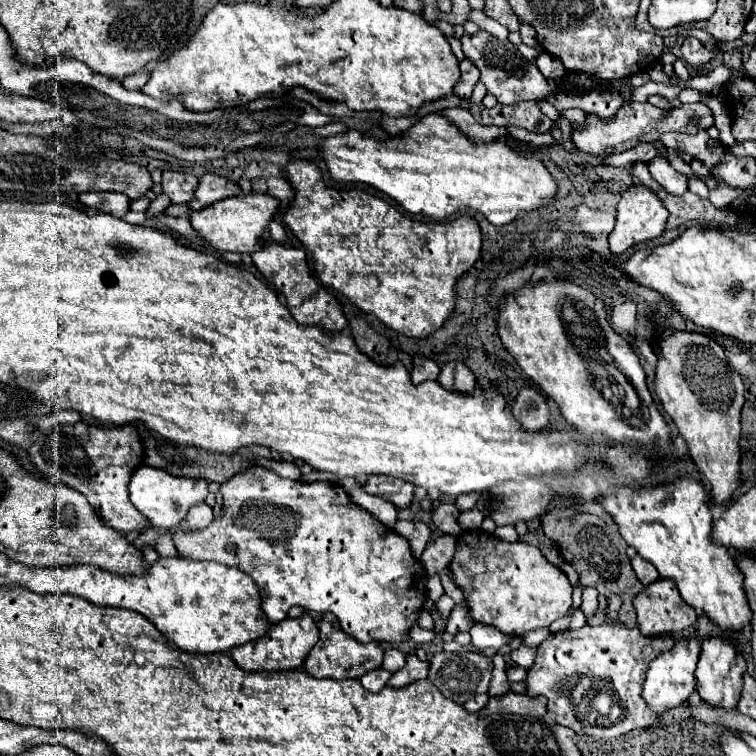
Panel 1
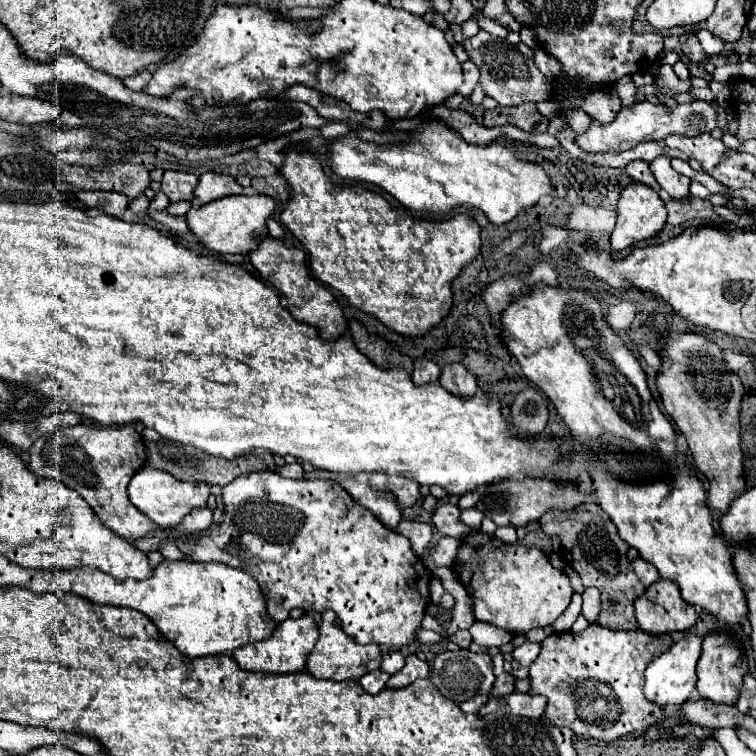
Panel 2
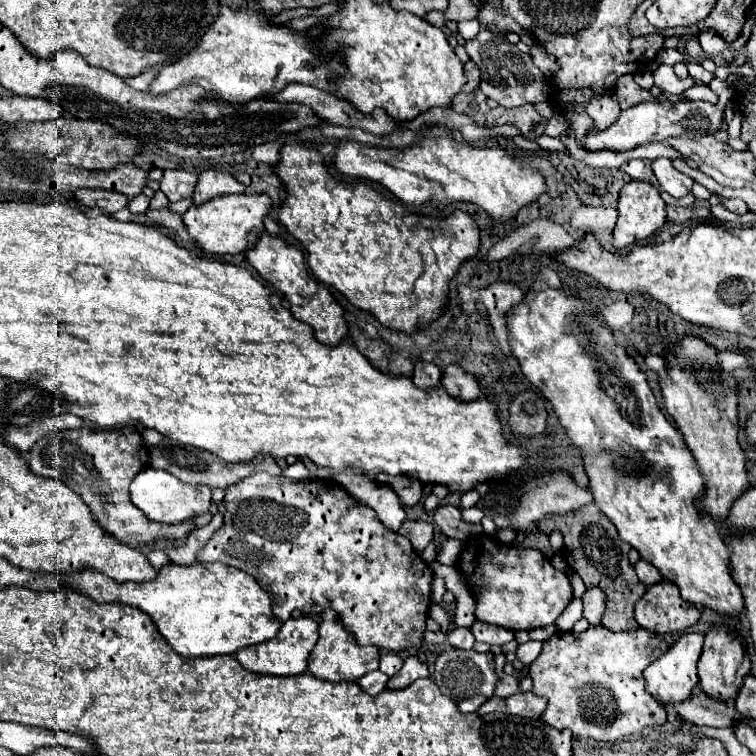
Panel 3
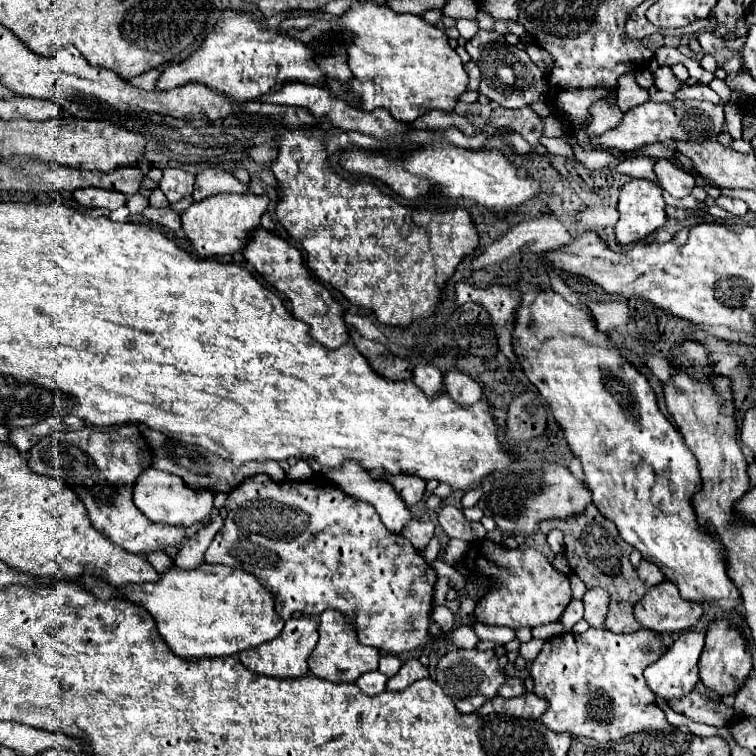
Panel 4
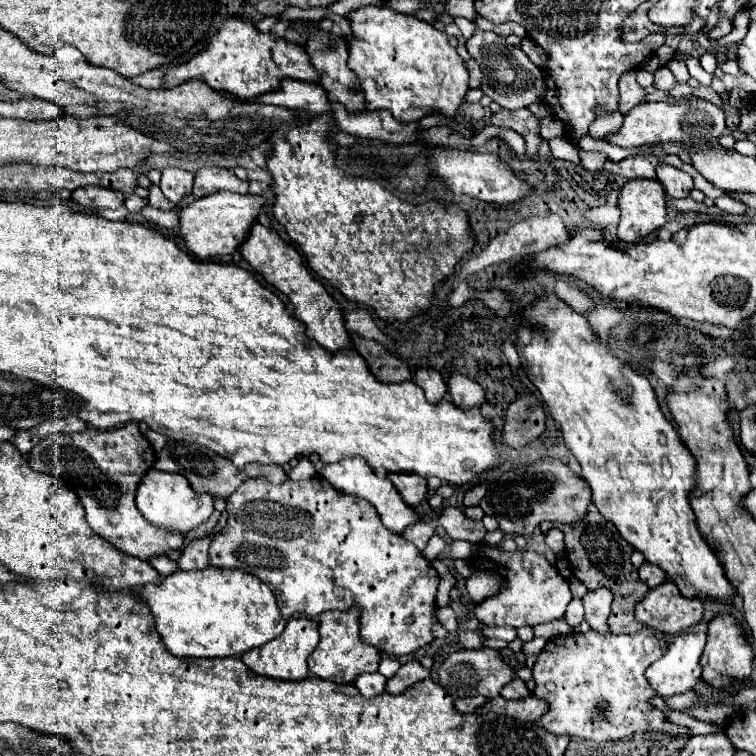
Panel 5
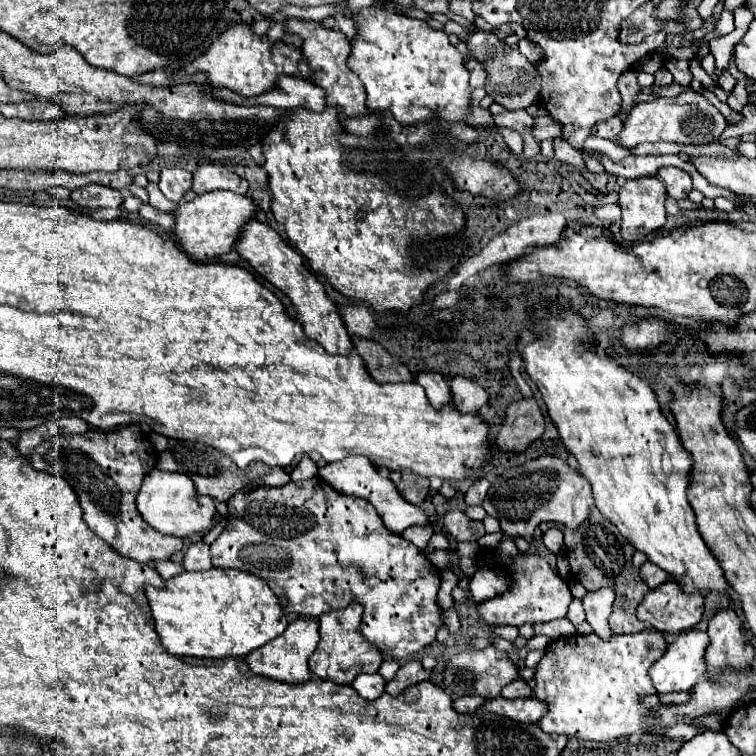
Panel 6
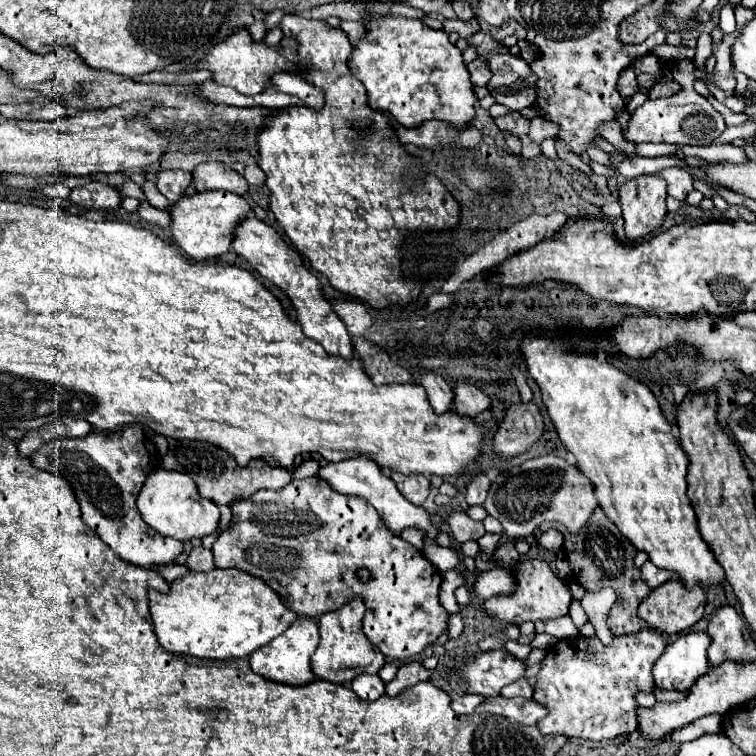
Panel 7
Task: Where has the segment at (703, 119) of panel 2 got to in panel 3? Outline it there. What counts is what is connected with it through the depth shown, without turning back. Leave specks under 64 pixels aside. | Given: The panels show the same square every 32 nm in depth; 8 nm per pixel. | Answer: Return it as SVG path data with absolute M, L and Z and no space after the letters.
M714 78L708 85L718 96L717 104L710 102L676 102L676 104L644 104L632 106L624 110L616 124L602 132L590 132L584 138L584 148L588 150L612 150L612 152L626 152L646 142L664 142L666 138L678 136L678 138L700 138L706 134L716 134L722 128L724 120L724 109L732 99L734 90L725 81Z

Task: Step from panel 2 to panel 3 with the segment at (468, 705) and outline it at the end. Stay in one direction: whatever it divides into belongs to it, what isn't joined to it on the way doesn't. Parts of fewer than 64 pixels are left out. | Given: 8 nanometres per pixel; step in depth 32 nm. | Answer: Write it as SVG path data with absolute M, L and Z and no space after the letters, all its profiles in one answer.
M472 696L472 698L466 698L466 700L460 700L458 702L458 708L468 714L468 712L478 712L478 708L486 702L484 696Z

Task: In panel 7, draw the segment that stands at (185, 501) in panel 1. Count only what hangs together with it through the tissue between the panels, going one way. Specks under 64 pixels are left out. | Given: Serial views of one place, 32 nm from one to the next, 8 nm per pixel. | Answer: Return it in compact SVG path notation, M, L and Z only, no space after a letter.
M164 468L154 470L144 482L144 486L138 494L136 506L138 506L144 522L150 528L160 532L162 536L176 538L180 542L190 542L194 538L202 540L202 538L214 534L220 524L218 506L212 500L202 498L198 494L196 482L184 472L174 472L174 470L164 470Z

